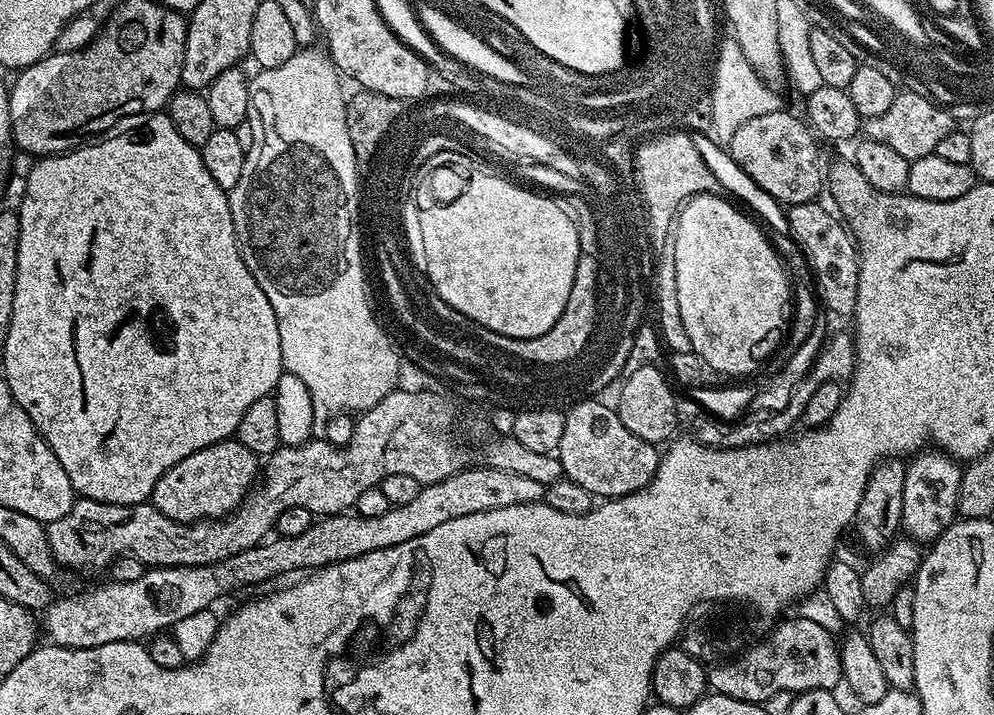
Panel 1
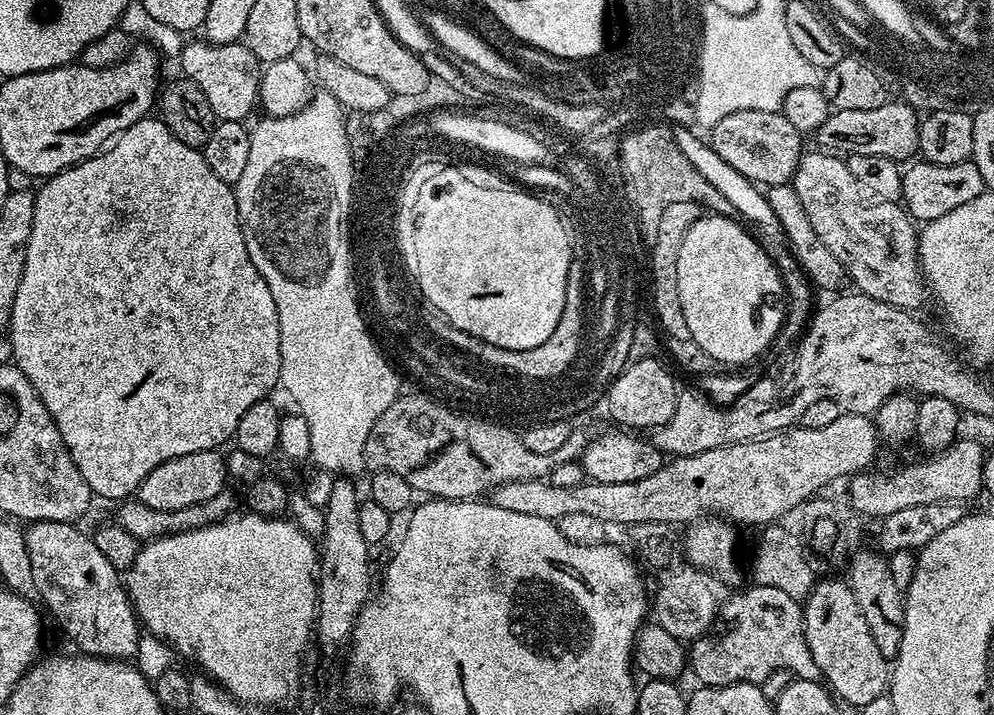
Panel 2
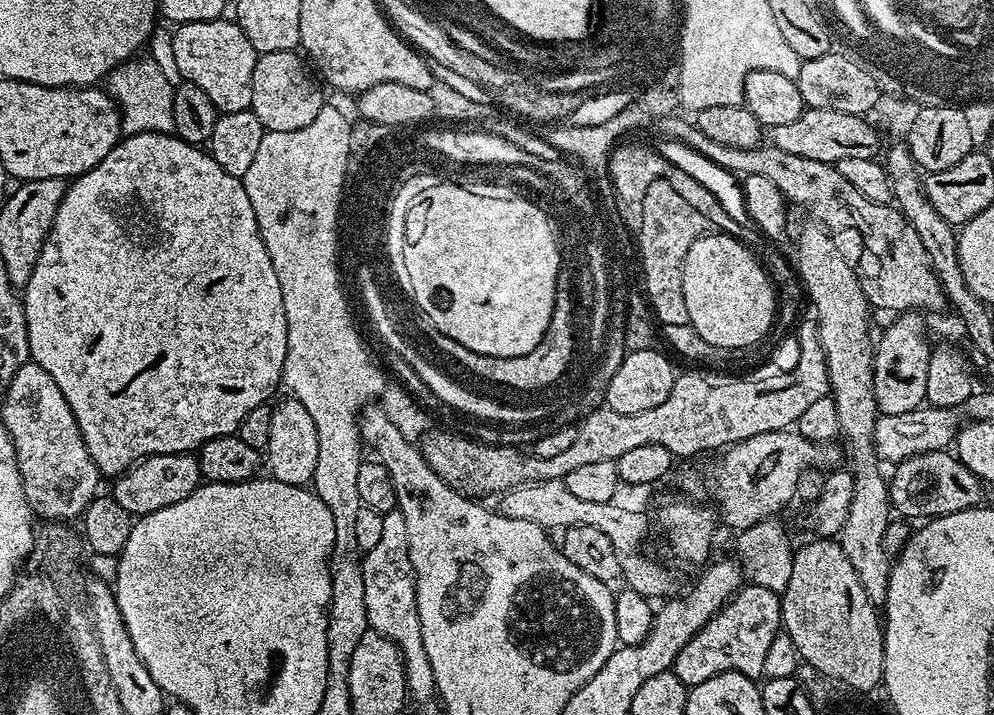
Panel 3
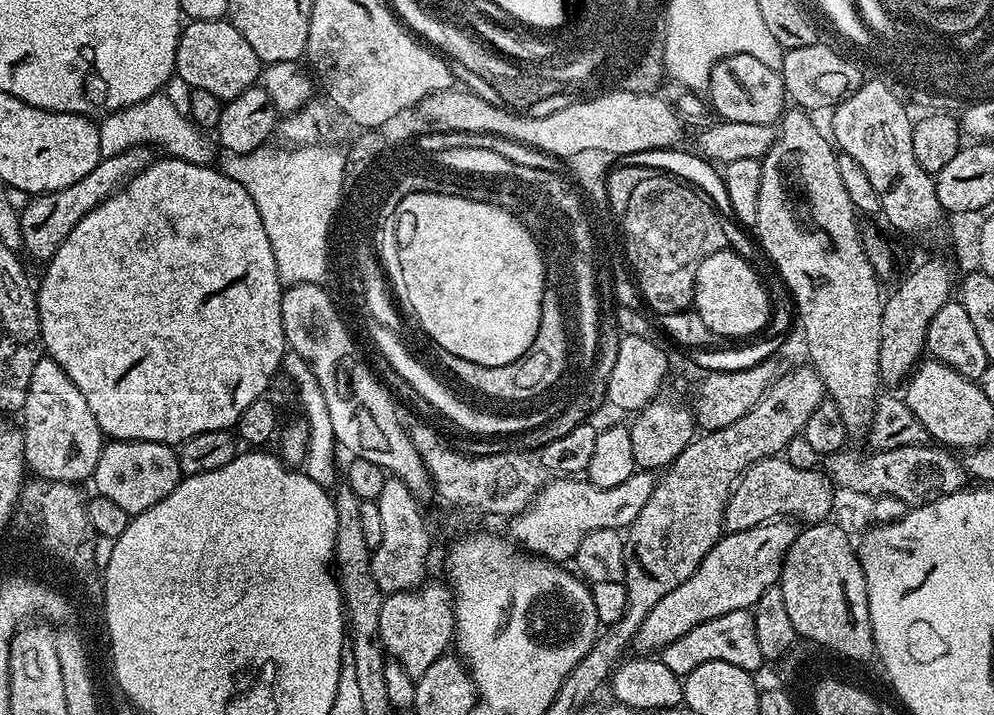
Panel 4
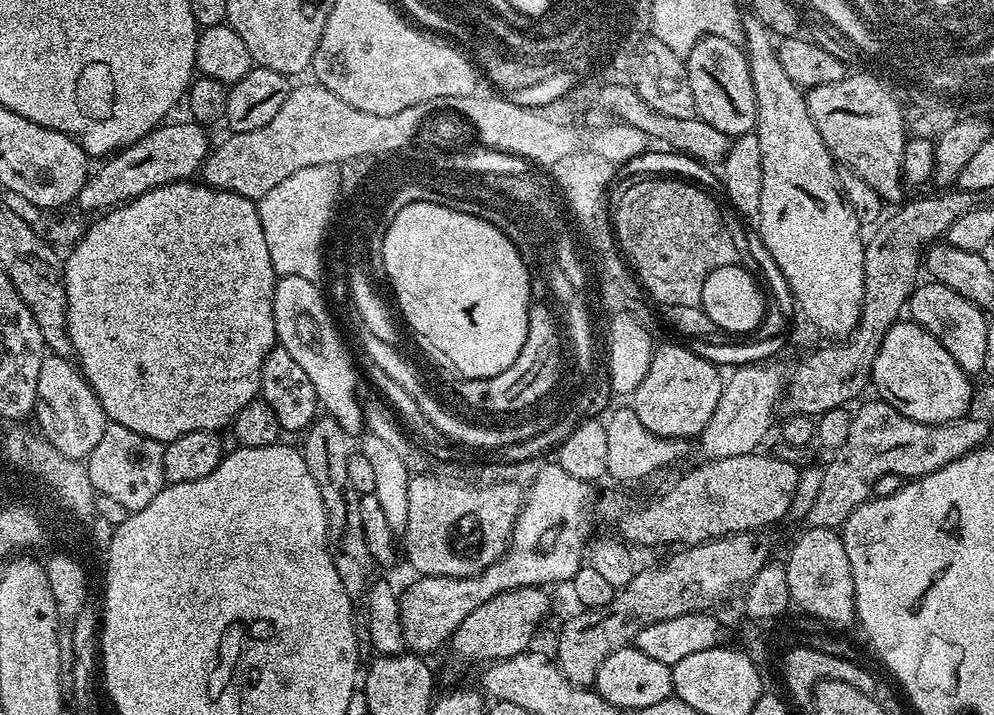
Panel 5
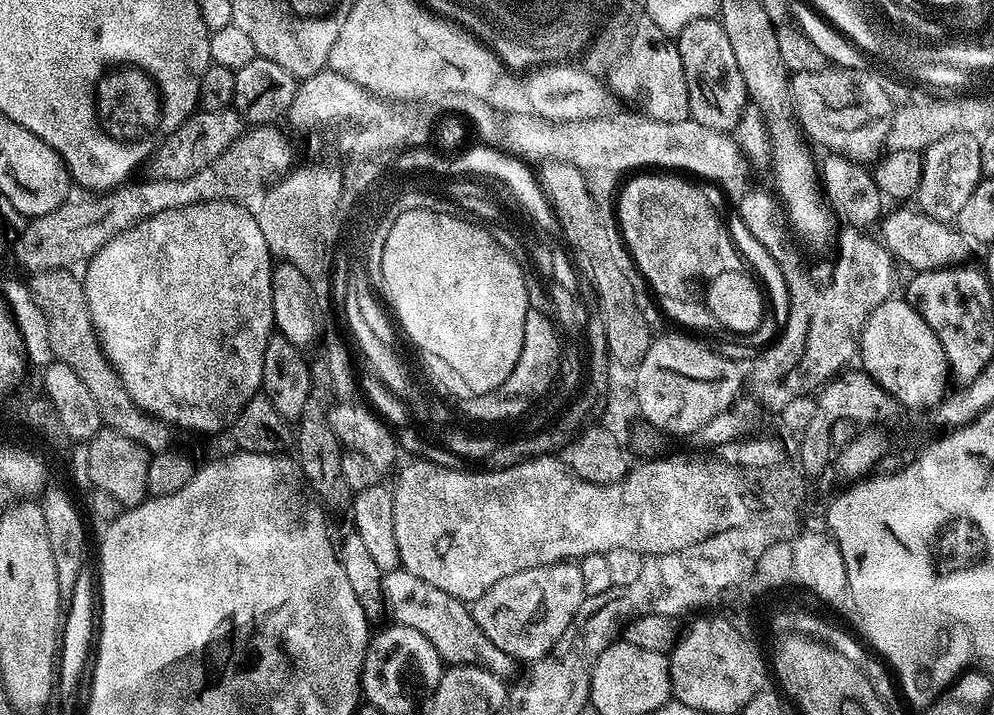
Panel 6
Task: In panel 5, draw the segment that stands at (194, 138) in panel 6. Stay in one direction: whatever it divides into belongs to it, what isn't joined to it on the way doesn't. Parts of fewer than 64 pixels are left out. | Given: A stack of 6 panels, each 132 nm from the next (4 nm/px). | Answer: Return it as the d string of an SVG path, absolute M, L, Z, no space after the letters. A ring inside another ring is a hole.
M165 122L150 134L146 134L138 142L128 148L107 157L100 169L93 171L82 190L76 195L75 207L84 212L103 214L120 207L128 201L154 190L158 186L176 184L179 180L188 180L201 171L202 165L208 159L210 143L203 127L195 122L188 124L172 124Z

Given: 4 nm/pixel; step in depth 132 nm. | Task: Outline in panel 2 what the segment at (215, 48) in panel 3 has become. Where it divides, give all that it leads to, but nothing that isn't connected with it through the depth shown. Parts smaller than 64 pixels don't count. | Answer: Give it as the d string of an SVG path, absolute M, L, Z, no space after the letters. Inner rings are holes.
M203 38L192 40L180 52L180 68L187 79L195 82L206 94L217 121L247 121L248 115L258 108L262 65L243 42L210 44Z

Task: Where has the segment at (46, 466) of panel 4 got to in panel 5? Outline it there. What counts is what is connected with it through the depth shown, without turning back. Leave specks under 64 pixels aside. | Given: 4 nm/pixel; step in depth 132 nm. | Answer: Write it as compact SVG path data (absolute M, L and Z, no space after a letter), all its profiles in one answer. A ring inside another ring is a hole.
M45 355L42 370L38 370L36 398L38 407L34 416L40 419L39 431L58 451L66 454L66 458L78 461L87 458L90 450L98 446L110 421L79 367L67 356Z

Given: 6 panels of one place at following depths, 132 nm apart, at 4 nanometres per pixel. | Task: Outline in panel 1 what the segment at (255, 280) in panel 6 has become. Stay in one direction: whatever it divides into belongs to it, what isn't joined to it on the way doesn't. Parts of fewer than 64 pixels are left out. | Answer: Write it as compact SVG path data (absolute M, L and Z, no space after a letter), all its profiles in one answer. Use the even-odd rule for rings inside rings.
M152 114L145 120L148 121L133 132L120 132L109 140L97 139L95 142L85 143L88 144L85 148L77 146L55 156L37 159L36 165L23 181L24 197L20 200L20 208L18 207L20 233L18 234L18 274L14 282L14 310L10 318L10 330L6 334L6 354L2 358L2 364L4 364L2 379L10 386L10 394L14 394L14 402L18 402L18 406L22 406L26 414L30 414L30 422L34 422L34 426L40 431L40 437L54 450L58 462L62 462L62 470L66 470L73 490L83 499L97 500L107 504L145 503L151 497L158 478L162 478L162 474L170 470L179 460L186 458L191 452L197 452L211 444L235 437L238 422L242 422L242 414L246 414L246 409L253 402L258 402L258 398L273 395L278 378L285 372L282 362L282 342L278 334L278 318L274 314L274 306L270 306L270 298L262 294L262 286L254 282L254 274L250 274L246 262L242 262L242 254L238 250L238 242L234 234L234 222L230 218L228 193L222 191L218 182L214 182L214 178L210 178L210 173L200 157L200 149L186 142L186 138L182 138L182 134L174 130L174 122L170 122L167 114Z

